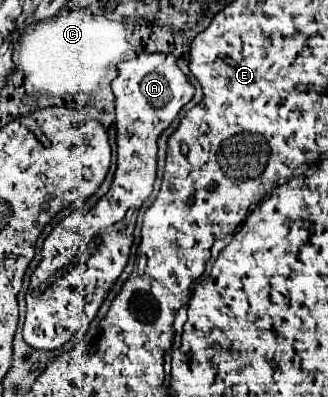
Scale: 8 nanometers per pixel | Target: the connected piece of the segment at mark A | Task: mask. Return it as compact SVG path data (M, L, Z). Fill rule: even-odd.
M143 54L139 58L121 62L117 66L117 70L119 70L119 74L111 84L116 104L117 172L115 172L115 178L113 178L109 192L87 214L82 215L82 210L76 210L63 218L53 228L53 232L47 236L47 240L43 244L43 260L31 276L31 286L27 292L27 318L23 324L25 342L37 350L57 350L65 342L69 342L71 336L77 334L79 330L85 330L85 332L89 330L91 320L97 316L103 300L109 296L113 284L117 282L123 268L127 266L139 208L151 196L153 184L155 184L157 138L177 118L179 110L195 94L193 84L181 72L181 68L177 66L177 58L173 54ZM81 246L87 246L87 248L91 246L93 253L89 254L88 258L82 258L78 262Z

